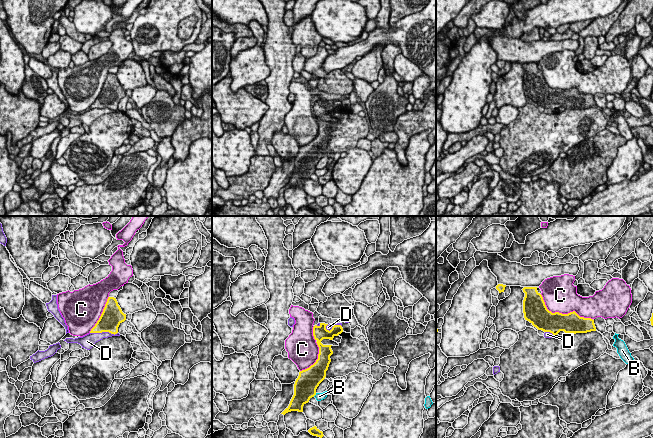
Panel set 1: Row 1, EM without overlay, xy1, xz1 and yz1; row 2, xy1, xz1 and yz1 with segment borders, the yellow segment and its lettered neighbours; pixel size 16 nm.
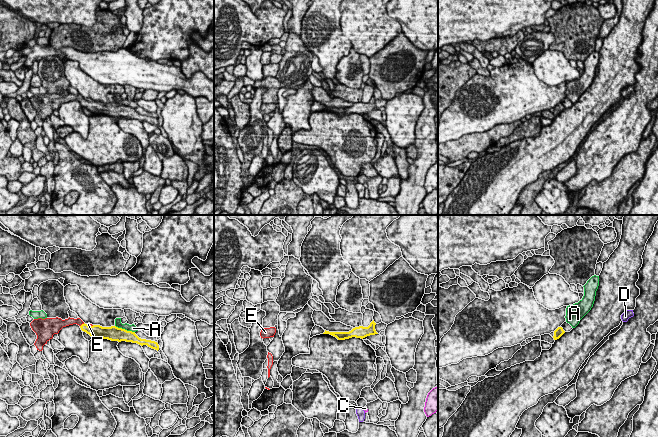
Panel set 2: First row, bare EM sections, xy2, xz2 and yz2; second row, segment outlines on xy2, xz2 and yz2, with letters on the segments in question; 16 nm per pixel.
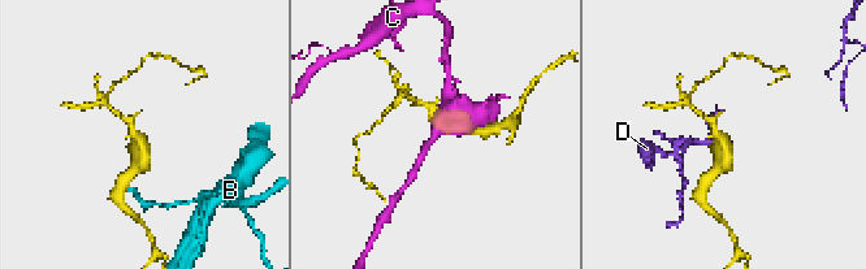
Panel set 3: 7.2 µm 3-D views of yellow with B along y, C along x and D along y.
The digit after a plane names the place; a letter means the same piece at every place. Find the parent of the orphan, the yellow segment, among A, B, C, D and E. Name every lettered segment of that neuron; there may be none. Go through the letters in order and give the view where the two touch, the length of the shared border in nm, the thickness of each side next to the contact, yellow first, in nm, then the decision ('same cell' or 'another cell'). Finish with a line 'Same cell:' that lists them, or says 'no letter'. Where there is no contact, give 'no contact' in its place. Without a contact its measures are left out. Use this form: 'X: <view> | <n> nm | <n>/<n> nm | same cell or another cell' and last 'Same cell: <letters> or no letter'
A: xy2 | 340 nm | 240/120 nm | another cell
B: xz1 | 80 nm | 360/130 nm | another cell
C: yz1 | 950 nm | 320/460 nm | another cell
D: xy1 | 440 nm | 340/190 nm | another cell
E: xy2 | 100 nm | 220/130 nm | same cell
Same cell: E

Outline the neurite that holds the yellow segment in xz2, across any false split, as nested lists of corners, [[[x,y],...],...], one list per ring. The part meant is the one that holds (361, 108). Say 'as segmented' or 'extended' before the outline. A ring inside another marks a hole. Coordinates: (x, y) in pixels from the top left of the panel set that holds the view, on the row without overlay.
as segmented; [[[373,96],[368,103],[355,103],[349,108],[329,108],[325,106],[323,110],[330,110],[336,113],[338,116],[345,116],[352,113],[363,115],[367,112],[378,110],[375,106],[375,101],[376,99]]]

